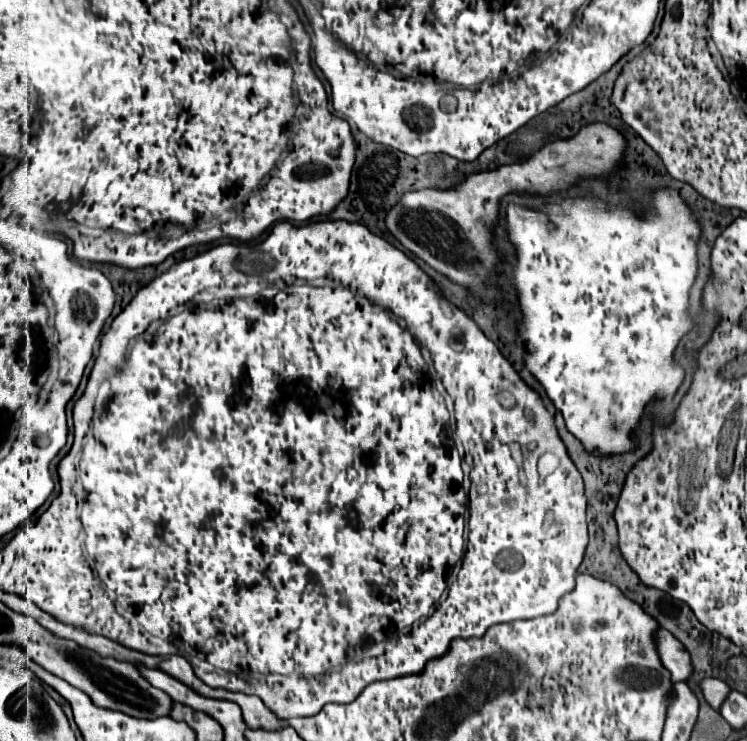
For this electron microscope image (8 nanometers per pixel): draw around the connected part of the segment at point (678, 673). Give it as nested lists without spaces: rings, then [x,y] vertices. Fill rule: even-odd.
[[[662,628],[654,632],[654,642],[656,642],[656,650],[662,666],[670,672],[670,680],[672,682],[686,680],[690,676],[690,664],[688,664],[688,652],[684,652],[684,646]]]

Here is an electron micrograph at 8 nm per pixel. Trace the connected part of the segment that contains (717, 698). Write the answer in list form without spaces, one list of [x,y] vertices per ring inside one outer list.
[[[704,678],[698,686],[700,686],[702,694],[704,694],[704,700],[706,700],[714,710],[720,708],[720,704],[724,702],[724,696],[730,692],[728,684],[724,684],[722,680],[716,680],[716,678]]]

